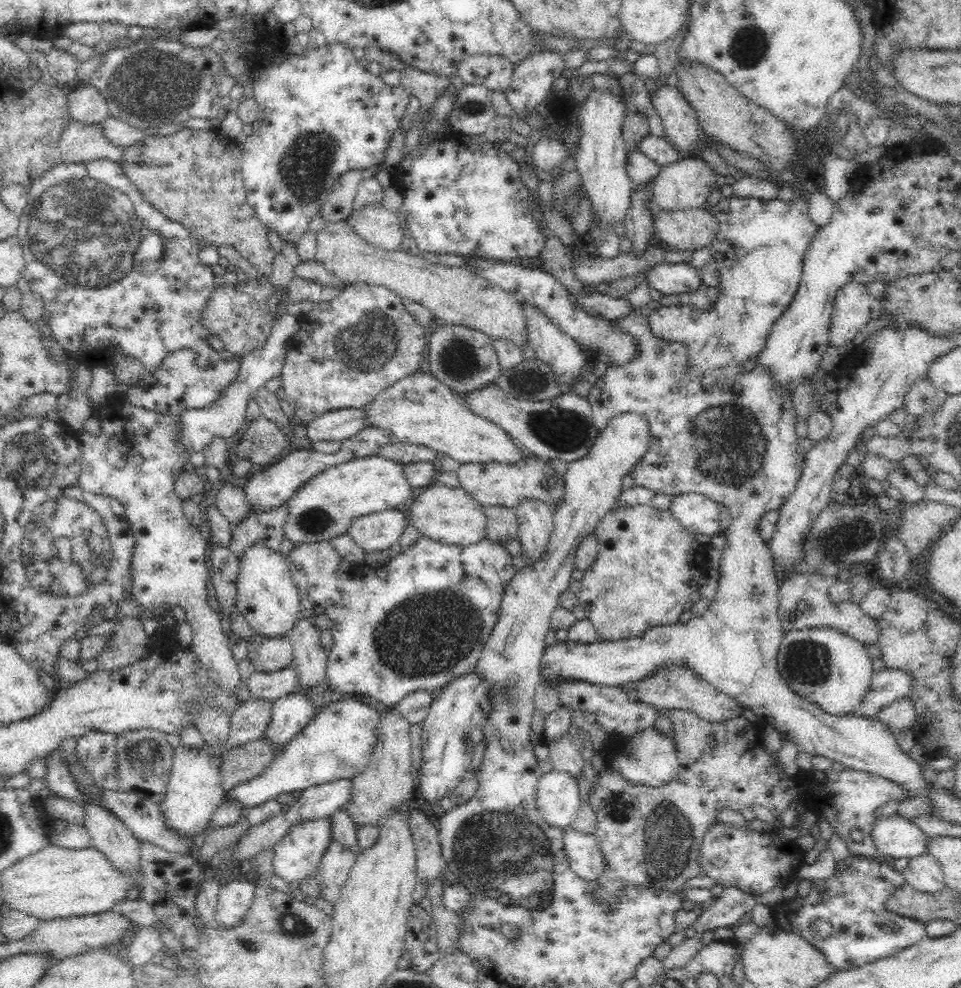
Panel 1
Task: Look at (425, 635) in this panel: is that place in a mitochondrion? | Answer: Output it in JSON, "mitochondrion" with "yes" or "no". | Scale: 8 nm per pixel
{"mitochondrion":"yes"}

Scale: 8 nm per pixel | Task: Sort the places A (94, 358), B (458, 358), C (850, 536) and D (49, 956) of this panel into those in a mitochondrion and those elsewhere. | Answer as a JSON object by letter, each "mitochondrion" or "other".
{"A":"other","B":"mitochondrion","C":"mitochondrion","D":"other"}

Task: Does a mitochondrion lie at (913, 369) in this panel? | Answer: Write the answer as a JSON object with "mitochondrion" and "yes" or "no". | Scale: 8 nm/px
{"mitochondrion":"no"}

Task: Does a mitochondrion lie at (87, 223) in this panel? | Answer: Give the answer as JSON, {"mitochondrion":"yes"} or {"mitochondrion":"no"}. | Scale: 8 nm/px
{"mitochondrion":"yes"}

